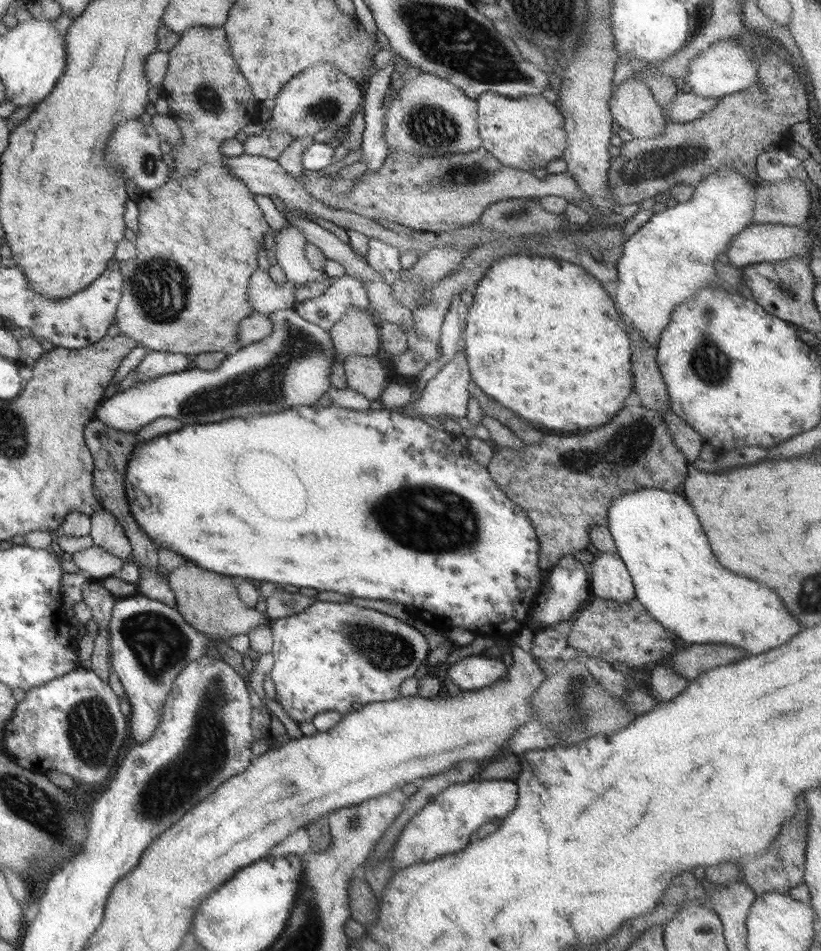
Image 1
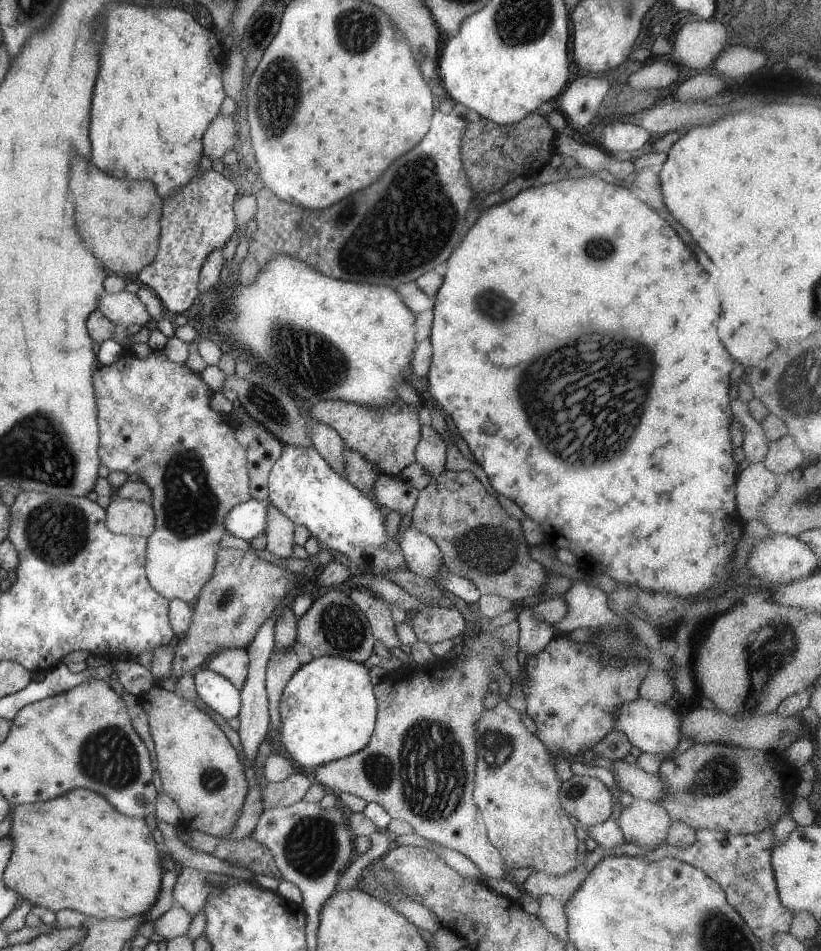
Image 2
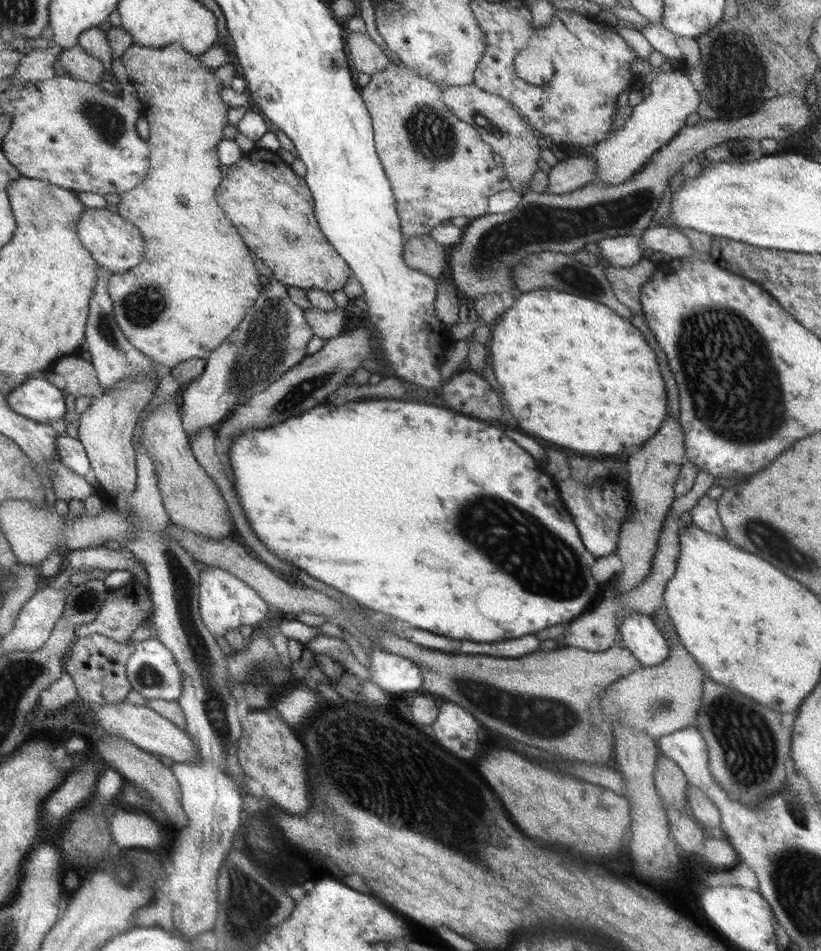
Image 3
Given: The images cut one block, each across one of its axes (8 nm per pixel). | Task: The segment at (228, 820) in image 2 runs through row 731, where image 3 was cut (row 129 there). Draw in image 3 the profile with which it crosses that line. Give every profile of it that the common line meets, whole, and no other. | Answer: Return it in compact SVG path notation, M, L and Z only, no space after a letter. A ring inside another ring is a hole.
M169 43L161 48L147 48L132 44L120 56L123 68L127 73L128 81L138 94L138 100L141 106L141 116L145 118L149 128L149 138L146 140L147 148L149 148L149 169L145 173L145 178L135 188L123 192L120 195L120 202L116 205L117 213L121 219L133 224L133 227L141 233L141 239L145 243L143 248L143 256L141 262L133 265L133 268L125 270L125 272L117 272L113 274L107 273L107 293L111 299L111 309L113 309L113 319L117 323L119 330L125 335L125 338L139 352L147 356L158 369L166 372L180 362L189 359L206 359L217 345L223 343L223 340L231 334L231 331L243 320L243 315L247 309L253 304L253 301L263 286L259 284L258 273L253 264L253 256L251 255L242 238L237 232L237 228L230 223L224 216L224 212L217 206L215 200L215 189L221 182L221 172L219 171L219 158L217 158L217 143L223 139L223 127L227 122L227 111L229 106L227 102L221 100L219 91L221 85L219 80L213 79L211 68L205 68L201 64L201 60L197 56L191 56L189 52L185 52L177 43Z

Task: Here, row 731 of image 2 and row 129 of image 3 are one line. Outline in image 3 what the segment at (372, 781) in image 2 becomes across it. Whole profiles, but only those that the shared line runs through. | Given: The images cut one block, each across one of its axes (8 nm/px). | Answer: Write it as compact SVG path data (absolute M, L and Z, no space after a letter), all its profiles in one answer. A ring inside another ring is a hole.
M392 62L382 72L371 75L369 83L359 92L371 117L375 152L395 199L403 240L430 233L443 220L456 217L473 220L484 216L489 197L510 188L506 172L493 160L491 147L483 143L476 129L461 122L443 104L441 92L439 87L419 77L407 66L397 66Z

